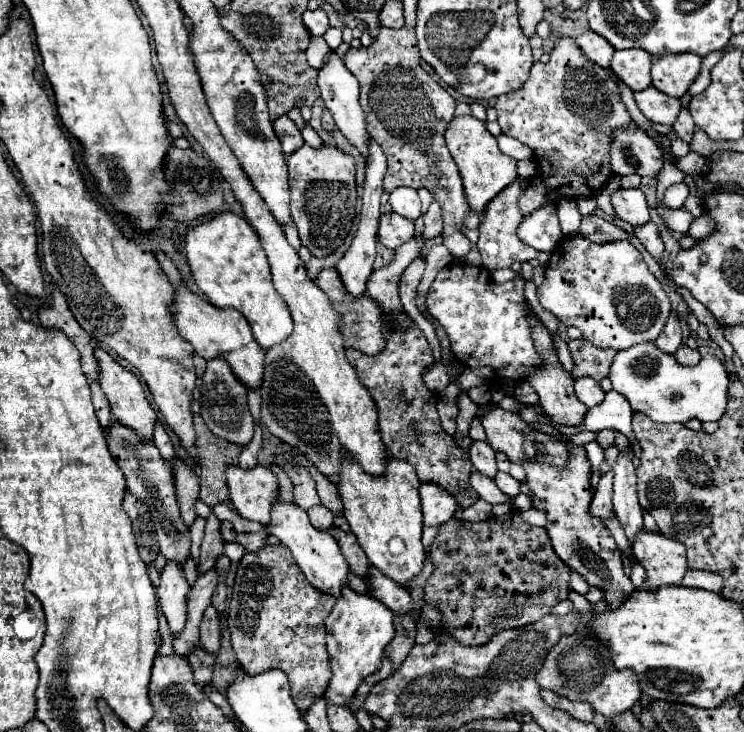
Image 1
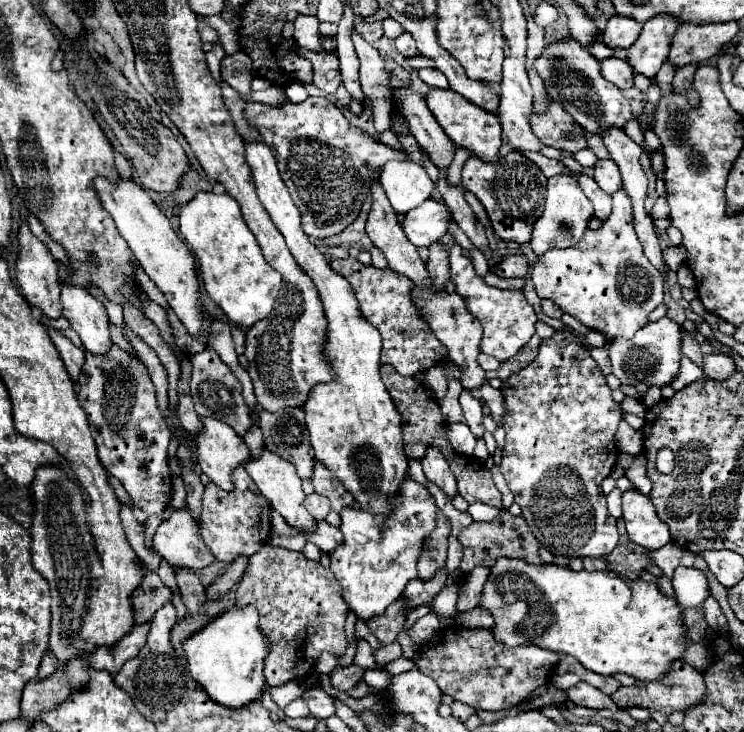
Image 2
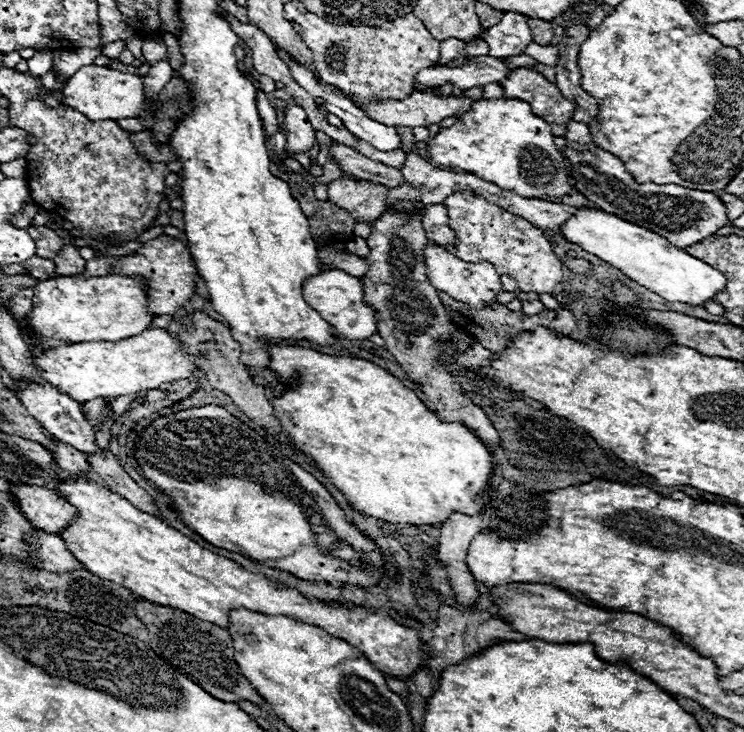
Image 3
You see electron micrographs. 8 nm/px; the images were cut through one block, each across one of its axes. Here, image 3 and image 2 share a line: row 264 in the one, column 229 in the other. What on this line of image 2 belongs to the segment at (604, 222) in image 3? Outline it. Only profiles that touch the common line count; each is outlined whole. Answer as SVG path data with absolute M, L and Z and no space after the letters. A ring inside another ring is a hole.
M232 608L226 614L218 616L216 620L212 620L204 630L196 632L194 636L190 636L184 642L184 652L188 658L188 666L190 672L194 676L194 680L200 684L200 688L208 694L208 698L224 708L230 710L238 710L244 708L252 702L260 700L260 694L266 690L266 678L264 678L264 660L270 654L270 642L268 638L262 634L262 630L258 628L258 612L256 608Z

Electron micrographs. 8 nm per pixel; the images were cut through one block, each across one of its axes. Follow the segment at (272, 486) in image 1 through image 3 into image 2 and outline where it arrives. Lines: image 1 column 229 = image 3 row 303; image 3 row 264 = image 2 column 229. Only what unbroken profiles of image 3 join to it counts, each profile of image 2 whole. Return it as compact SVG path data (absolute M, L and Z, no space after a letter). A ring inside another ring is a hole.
M214 418L202 420L204 432L200 436L194 436L198 442L198 464L216 486L232 492L232 470L252 458L250 450L228 424Z

